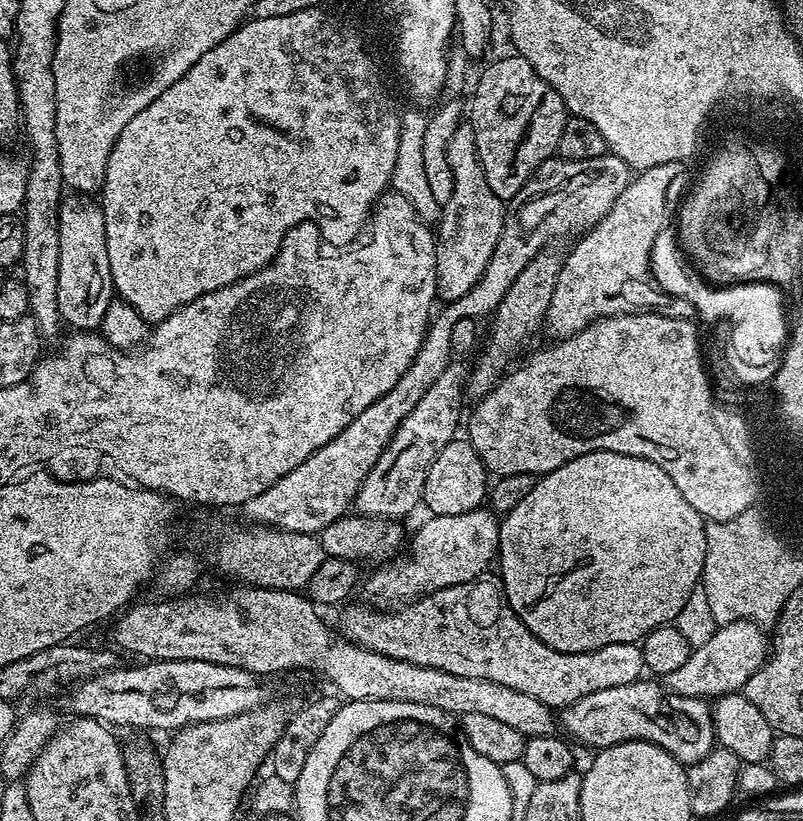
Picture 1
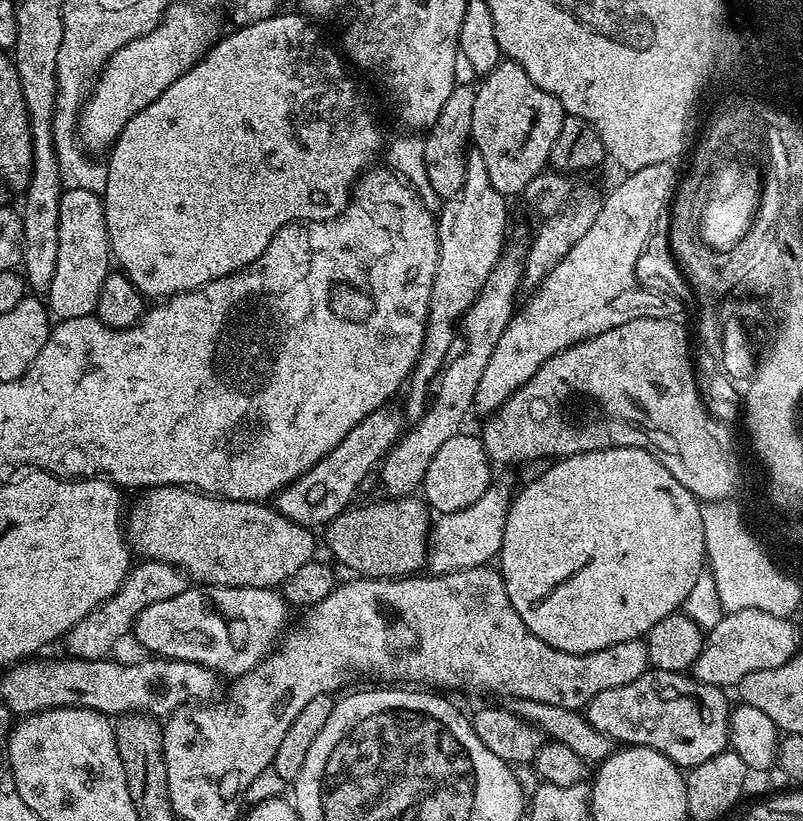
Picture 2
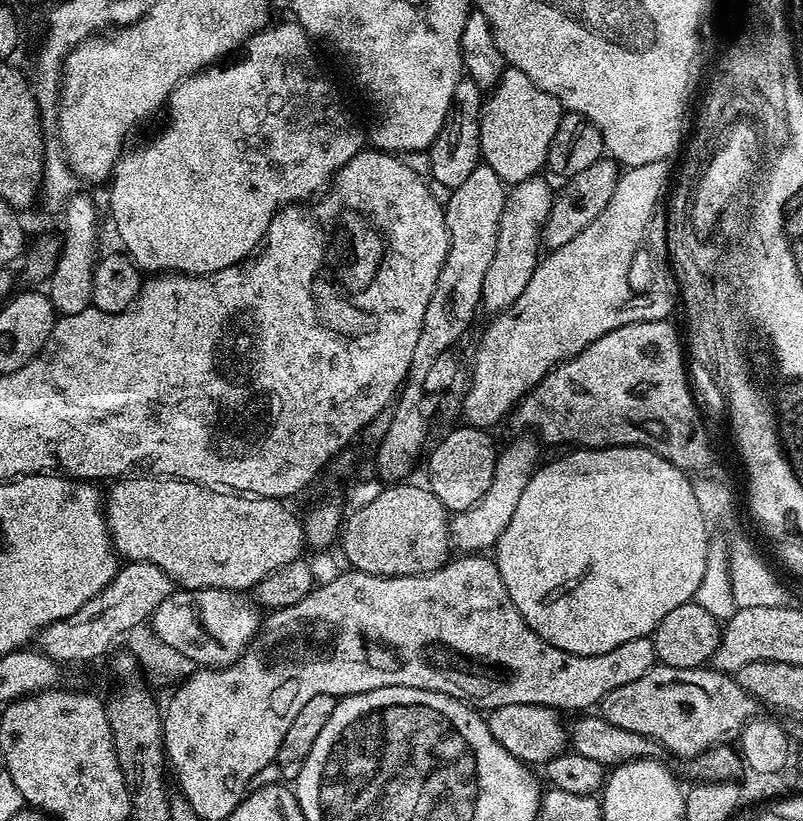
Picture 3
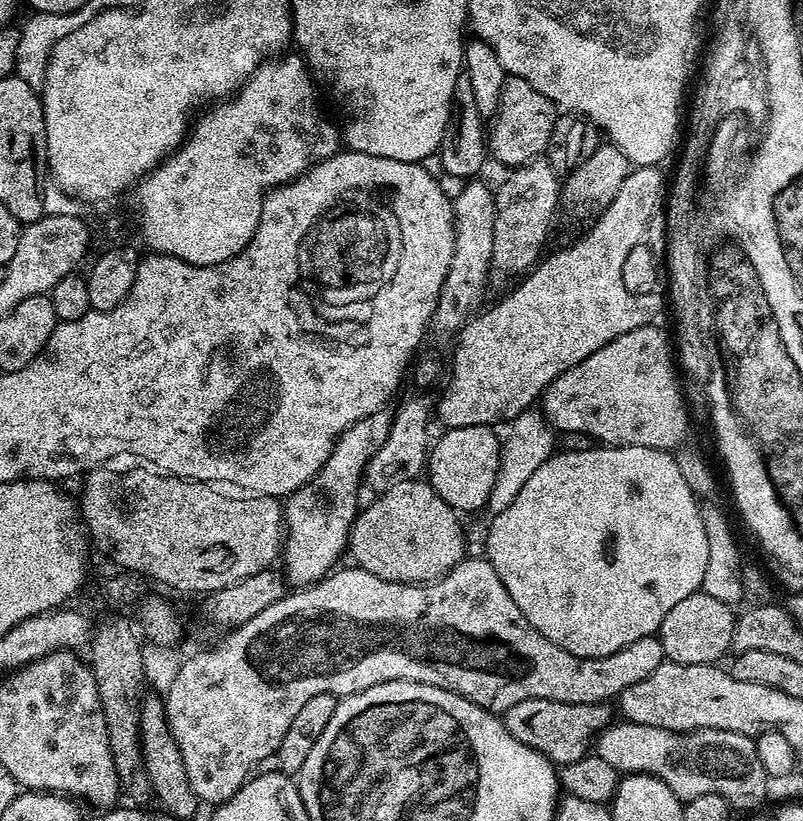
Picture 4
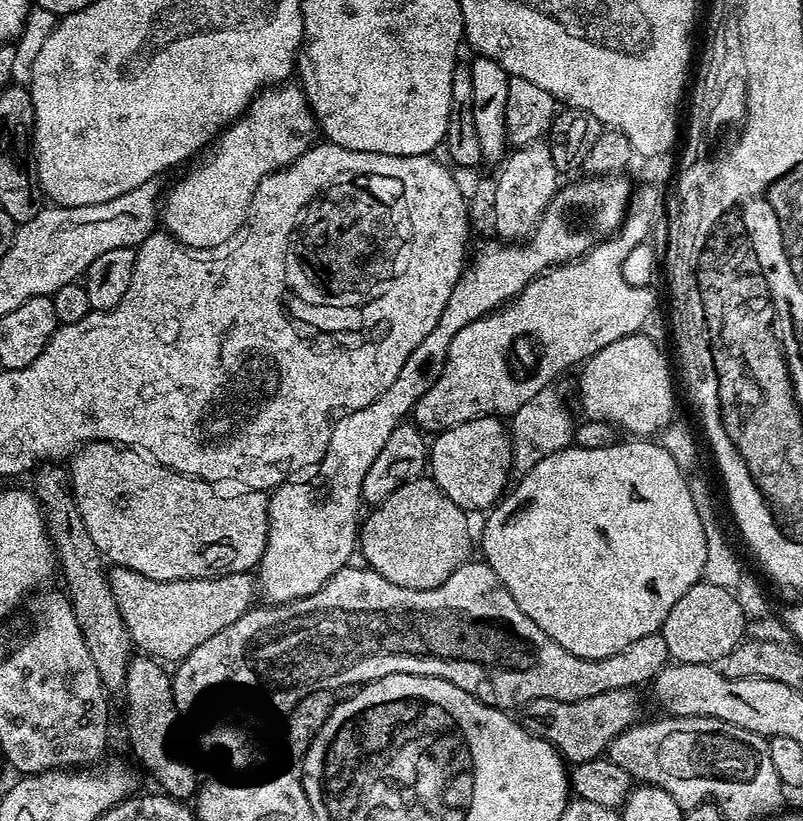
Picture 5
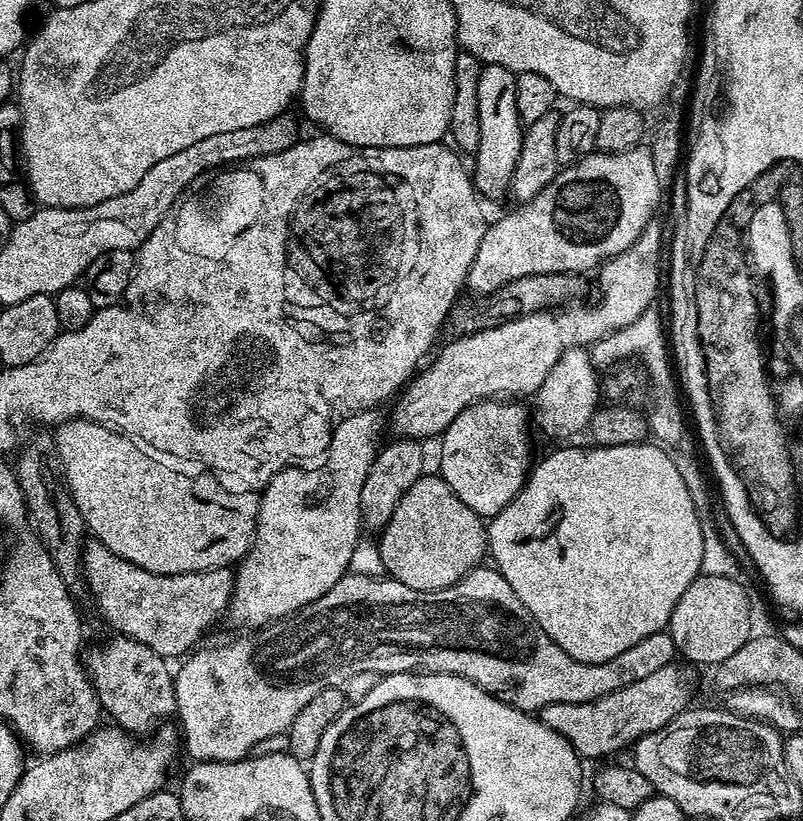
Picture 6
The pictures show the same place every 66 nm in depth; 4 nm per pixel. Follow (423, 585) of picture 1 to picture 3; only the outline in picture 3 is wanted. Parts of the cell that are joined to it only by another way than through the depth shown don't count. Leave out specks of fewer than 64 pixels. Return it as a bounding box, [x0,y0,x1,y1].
[448,440,538,554]

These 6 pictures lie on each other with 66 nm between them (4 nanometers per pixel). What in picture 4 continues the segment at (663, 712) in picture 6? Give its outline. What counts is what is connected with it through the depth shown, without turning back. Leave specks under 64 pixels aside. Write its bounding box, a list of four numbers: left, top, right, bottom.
[502,698,614,766]

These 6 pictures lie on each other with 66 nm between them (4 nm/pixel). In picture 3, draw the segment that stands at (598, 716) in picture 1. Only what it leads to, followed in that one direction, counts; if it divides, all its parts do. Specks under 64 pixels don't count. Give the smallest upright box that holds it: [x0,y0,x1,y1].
[598,662,758,758]

